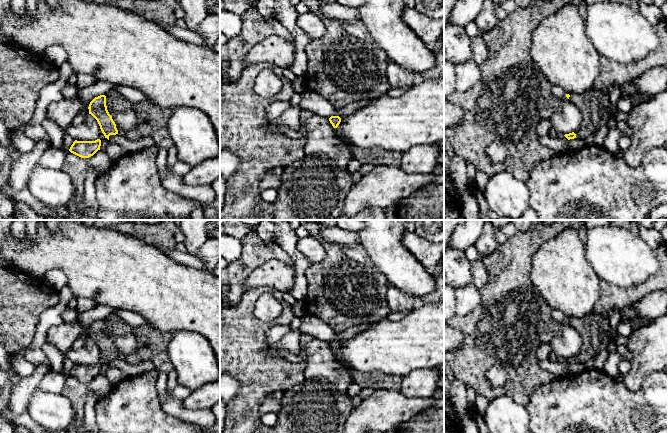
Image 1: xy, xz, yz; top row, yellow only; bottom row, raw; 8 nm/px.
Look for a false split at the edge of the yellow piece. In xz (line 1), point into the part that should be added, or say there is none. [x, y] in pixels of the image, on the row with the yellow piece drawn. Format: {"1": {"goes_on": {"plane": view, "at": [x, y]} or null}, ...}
{"1": {"goes_on": null}}

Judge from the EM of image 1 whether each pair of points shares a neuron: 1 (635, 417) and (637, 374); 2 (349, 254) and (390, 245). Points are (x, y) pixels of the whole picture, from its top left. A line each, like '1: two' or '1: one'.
1: two
2: two

